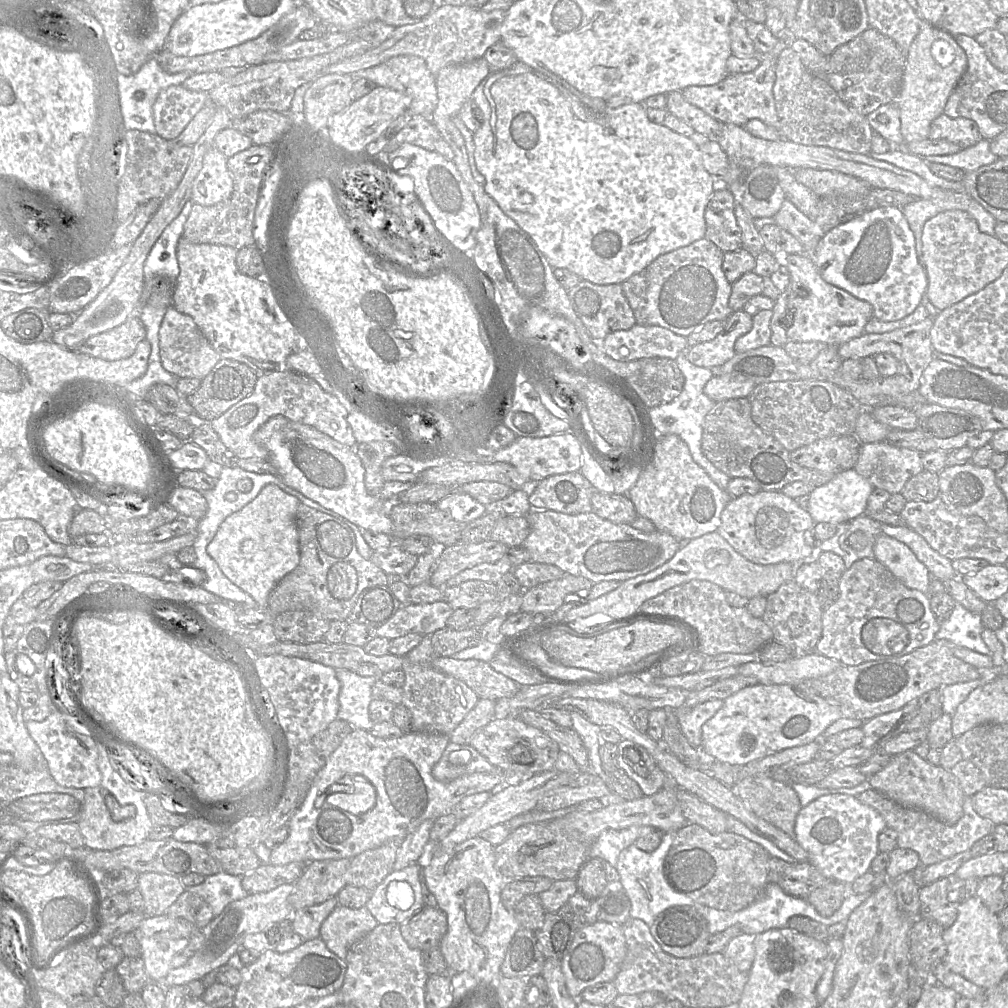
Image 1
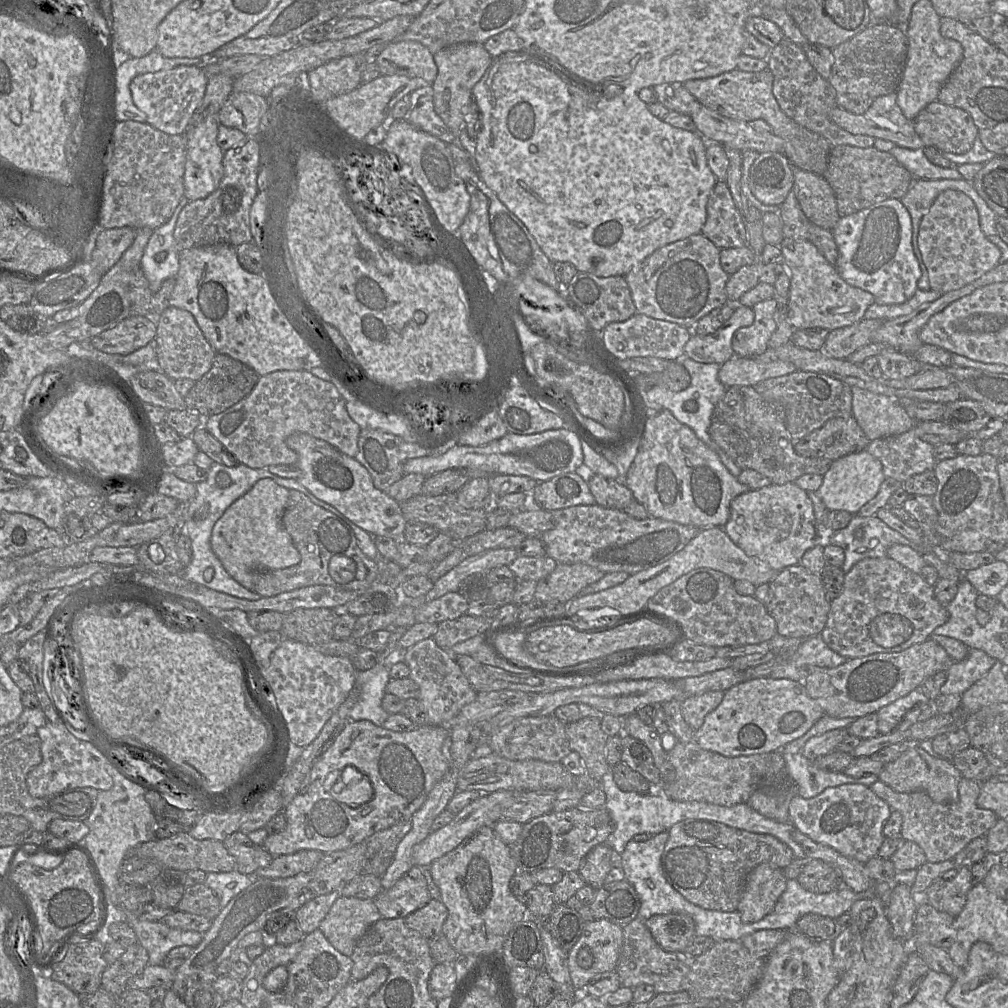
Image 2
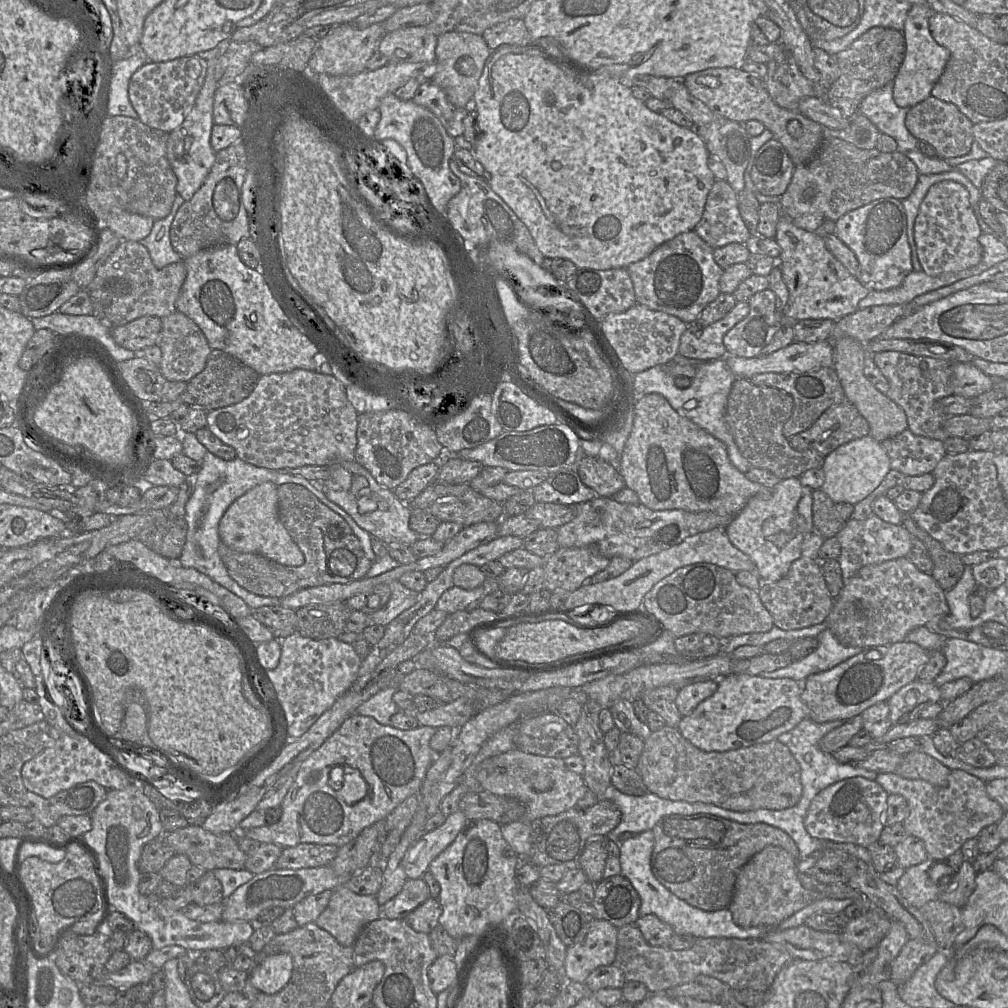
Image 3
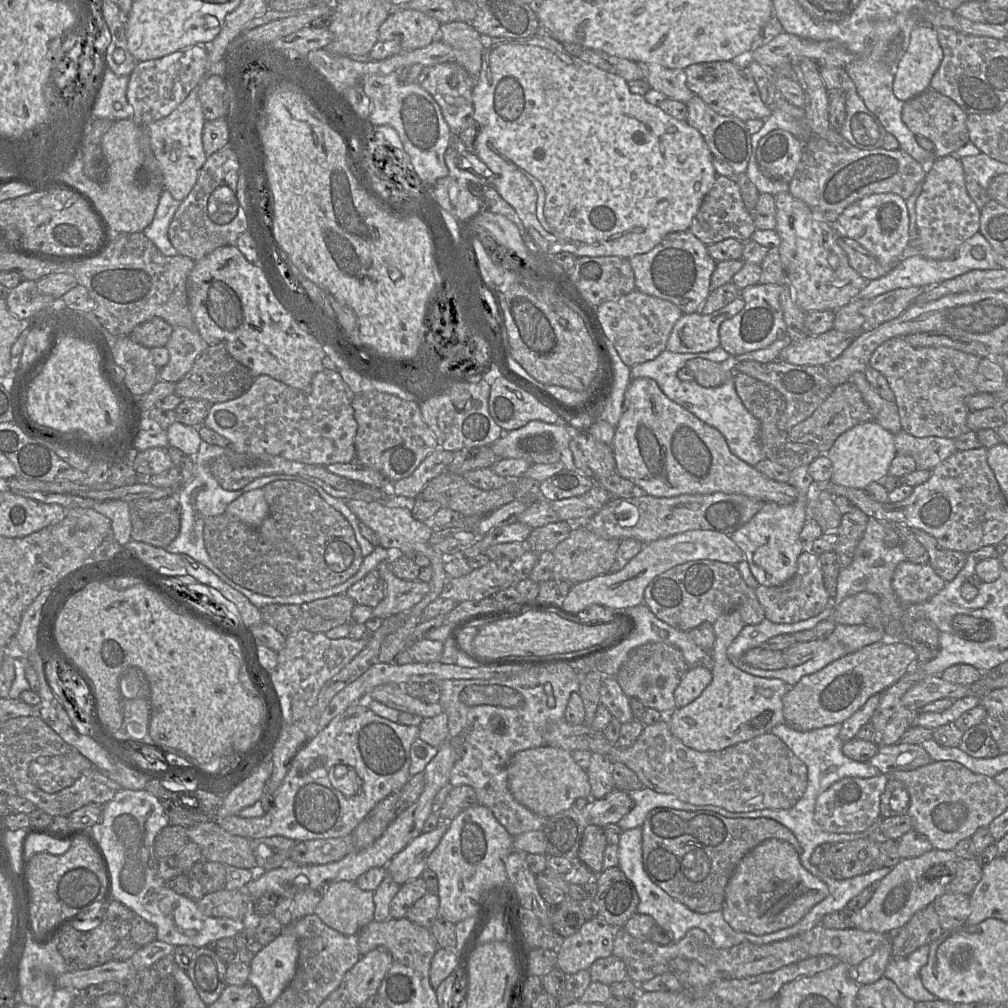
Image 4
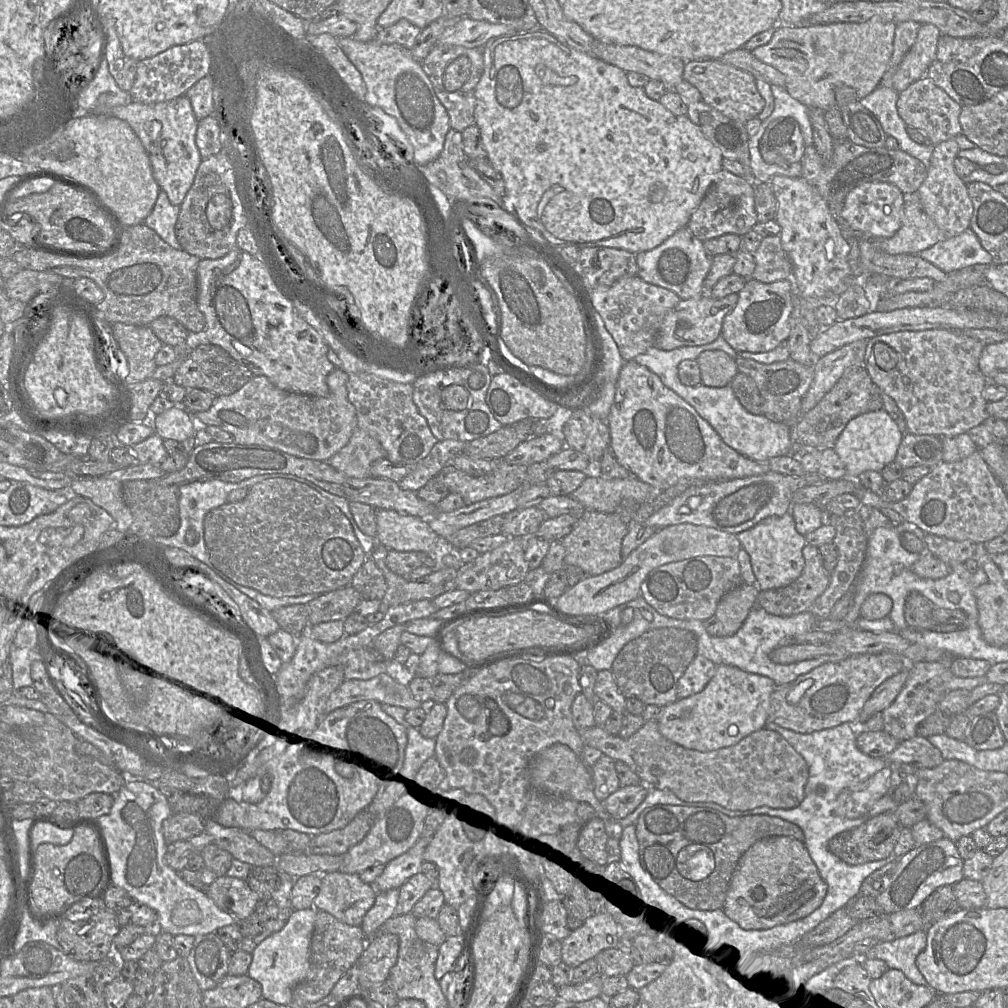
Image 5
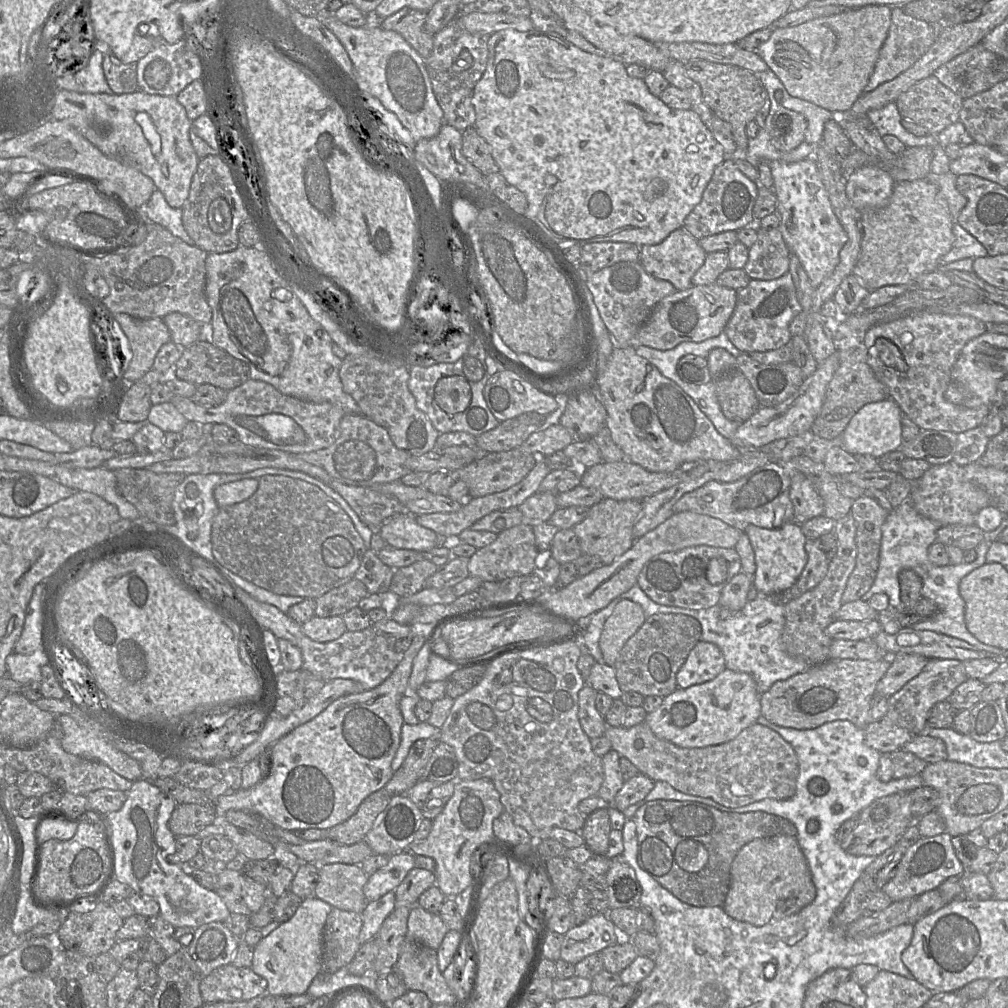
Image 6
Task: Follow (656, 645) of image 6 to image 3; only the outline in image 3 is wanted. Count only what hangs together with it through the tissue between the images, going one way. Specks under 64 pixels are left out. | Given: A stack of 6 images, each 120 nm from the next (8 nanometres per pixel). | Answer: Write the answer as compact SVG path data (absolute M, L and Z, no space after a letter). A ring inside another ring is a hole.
M662 686L646 692L641 700L650 711L659 714L665 724L677 728L682 718L676 706L678 690L672 686Z

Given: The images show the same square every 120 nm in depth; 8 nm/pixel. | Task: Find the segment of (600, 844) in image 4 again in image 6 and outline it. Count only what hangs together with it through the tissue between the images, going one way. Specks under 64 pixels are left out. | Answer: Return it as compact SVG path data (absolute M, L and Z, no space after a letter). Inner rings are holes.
M599 810L587 819L581 843L592 854L605 855L610 831L609 811Z

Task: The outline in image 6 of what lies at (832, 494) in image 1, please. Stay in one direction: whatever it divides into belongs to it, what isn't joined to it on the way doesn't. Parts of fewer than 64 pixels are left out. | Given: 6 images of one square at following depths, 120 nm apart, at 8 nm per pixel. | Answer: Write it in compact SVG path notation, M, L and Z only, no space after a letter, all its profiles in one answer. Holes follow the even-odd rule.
M891 397L864 405L853 415L841 434L841 447L853 455L866 454L876 459L899 450L902 444L901 413L901 408Z

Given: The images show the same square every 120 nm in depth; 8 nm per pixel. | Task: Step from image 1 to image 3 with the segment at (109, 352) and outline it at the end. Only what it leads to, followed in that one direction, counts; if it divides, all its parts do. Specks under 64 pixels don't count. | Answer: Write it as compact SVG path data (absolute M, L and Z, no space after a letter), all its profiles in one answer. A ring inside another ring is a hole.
M144 316L125 325L112 327L111 335L117 345L131 351L139 351L156 345L161 329L161 318Z

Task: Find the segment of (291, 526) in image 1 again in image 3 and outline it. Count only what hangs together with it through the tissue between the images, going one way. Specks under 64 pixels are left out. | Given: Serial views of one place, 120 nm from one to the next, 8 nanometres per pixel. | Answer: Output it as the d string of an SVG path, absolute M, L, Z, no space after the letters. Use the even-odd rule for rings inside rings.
M272 482L261 483L232 502L220 519L218 533L220 540L237 552L260 554L285 566L305 562L304 554L280 520L277 485Z

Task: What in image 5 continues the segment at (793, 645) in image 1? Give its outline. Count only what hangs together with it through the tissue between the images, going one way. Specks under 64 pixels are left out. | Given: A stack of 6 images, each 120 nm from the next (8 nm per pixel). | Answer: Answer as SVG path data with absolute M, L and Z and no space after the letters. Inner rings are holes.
M806 543L802 552L805 567L794 582L759 592L757 604L768 613L787 617L810 612L815 601L827 589L830 574L823 566L819 549Z

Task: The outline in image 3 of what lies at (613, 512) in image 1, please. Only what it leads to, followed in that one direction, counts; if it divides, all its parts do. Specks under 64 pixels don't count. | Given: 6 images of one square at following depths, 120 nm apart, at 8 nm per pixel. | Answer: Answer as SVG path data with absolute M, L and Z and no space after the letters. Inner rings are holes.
M583 452L578 460L577 473L599 497L611 498L626 487L623 477L613 465L599 457L586 456Z

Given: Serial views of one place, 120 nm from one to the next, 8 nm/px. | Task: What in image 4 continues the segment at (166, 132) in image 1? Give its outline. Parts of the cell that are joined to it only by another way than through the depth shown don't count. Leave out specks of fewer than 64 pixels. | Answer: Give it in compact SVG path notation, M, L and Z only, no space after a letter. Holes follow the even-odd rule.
M201 45L179 50L162 58L138 62L127 87L127 100L133 107L131 120L140 125L160 120L172 113L190 91L206 78L208 53Z

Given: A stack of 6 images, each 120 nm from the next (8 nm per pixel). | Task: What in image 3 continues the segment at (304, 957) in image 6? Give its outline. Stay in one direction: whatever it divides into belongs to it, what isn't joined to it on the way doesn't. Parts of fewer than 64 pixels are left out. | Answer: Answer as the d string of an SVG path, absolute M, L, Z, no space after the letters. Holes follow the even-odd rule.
M288 953L273 954L263 958L249 972L251 984L265 994L275 994L289 982L293 959Z

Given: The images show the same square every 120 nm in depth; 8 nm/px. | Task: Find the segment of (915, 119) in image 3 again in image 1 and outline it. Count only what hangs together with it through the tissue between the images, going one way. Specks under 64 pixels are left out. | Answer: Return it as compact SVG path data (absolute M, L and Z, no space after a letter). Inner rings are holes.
M942 113L930 126L929 139L948 140L962 149L974 146L981 140L977 124L968 118L950 118Z

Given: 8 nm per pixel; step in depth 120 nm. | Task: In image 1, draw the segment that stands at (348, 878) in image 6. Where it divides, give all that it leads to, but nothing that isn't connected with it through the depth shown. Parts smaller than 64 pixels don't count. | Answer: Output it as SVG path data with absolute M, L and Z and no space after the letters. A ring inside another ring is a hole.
M337 905L320 927L320 938L328 949L346 959L349 947L378 925L366 906L352 909Z

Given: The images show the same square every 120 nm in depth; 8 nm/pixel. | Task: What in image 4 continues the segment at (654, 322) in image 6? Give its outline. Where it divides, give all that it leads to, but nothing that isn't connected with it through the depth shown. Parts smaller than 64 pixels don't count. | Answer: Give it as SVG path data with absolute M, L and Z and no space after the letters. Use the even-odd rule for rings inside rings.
M738 296L725 307L708 315L700 312L683 314L671 331L666 350L674 353L700 353L714 350L720 346L720 325L738 314L744 304L741 296Z

